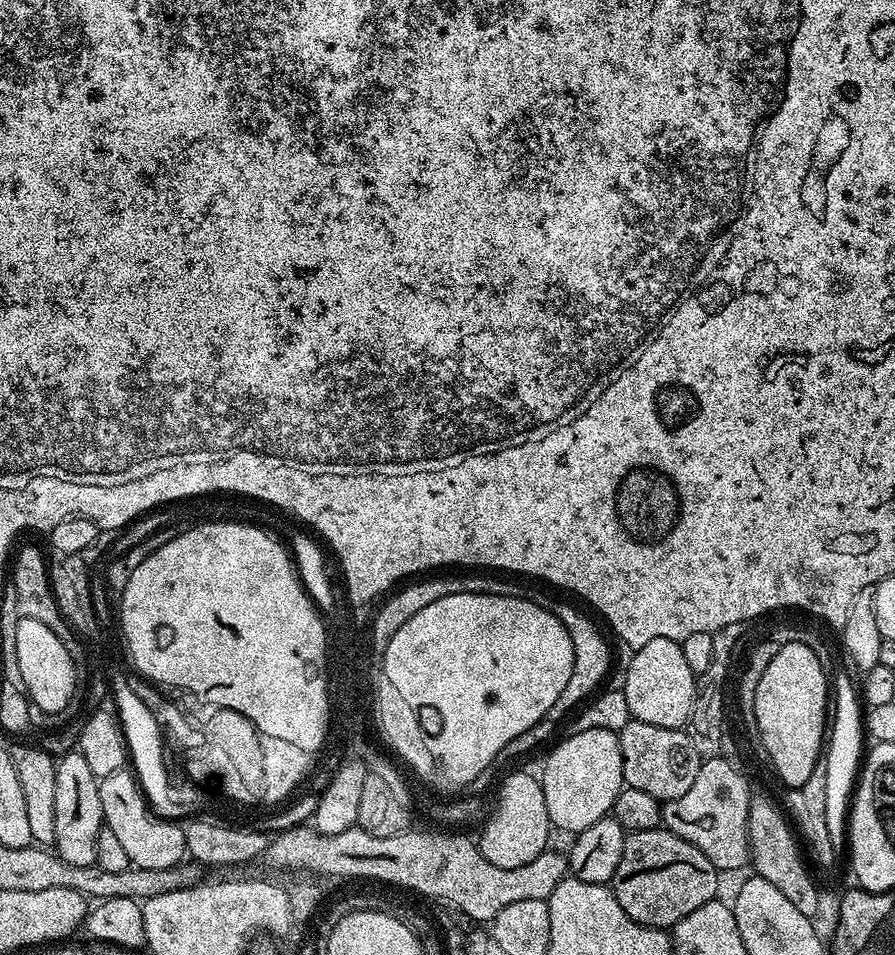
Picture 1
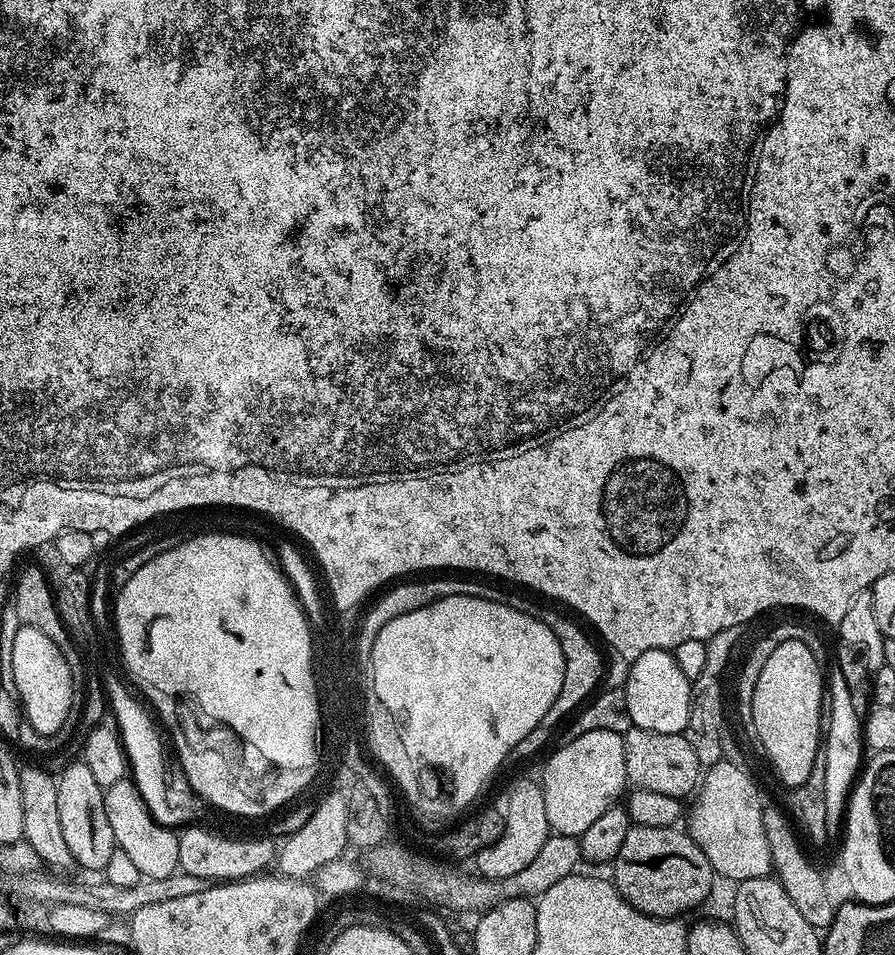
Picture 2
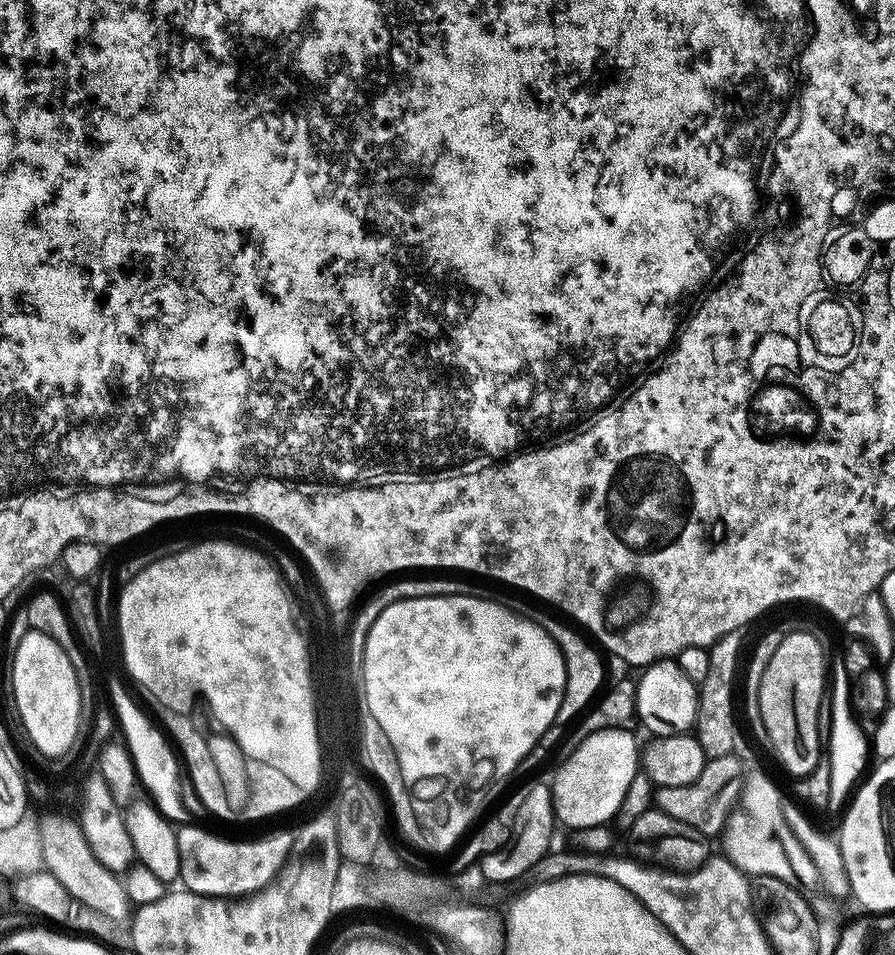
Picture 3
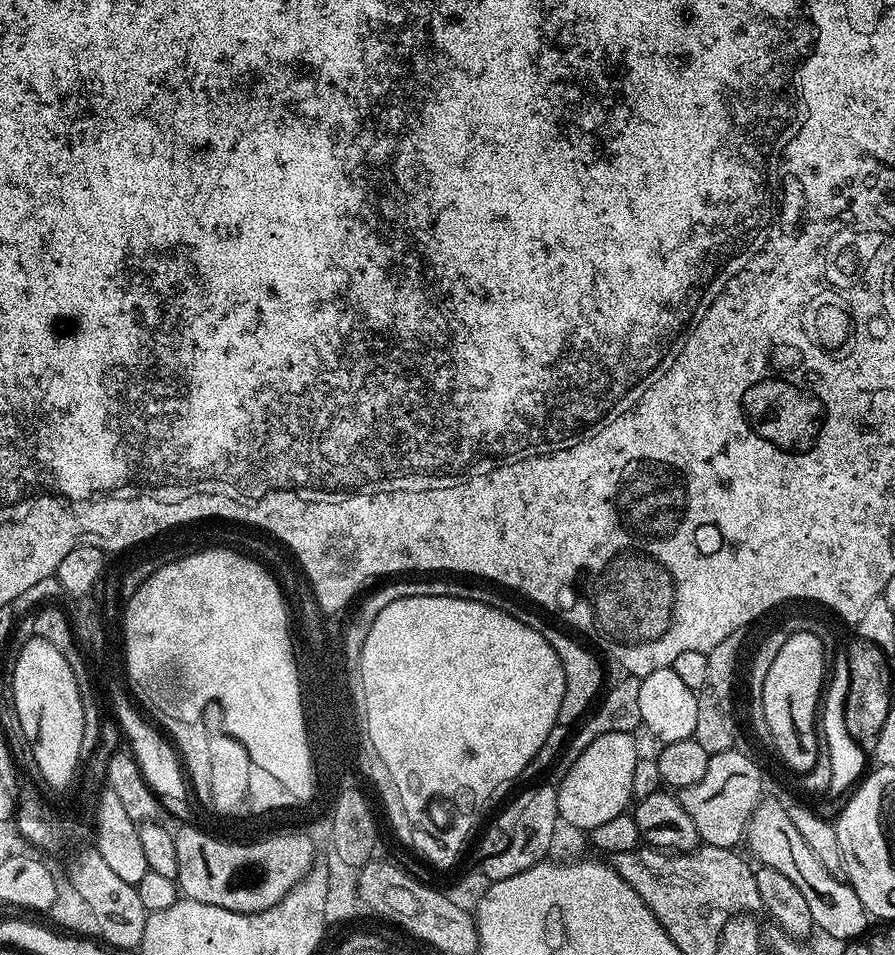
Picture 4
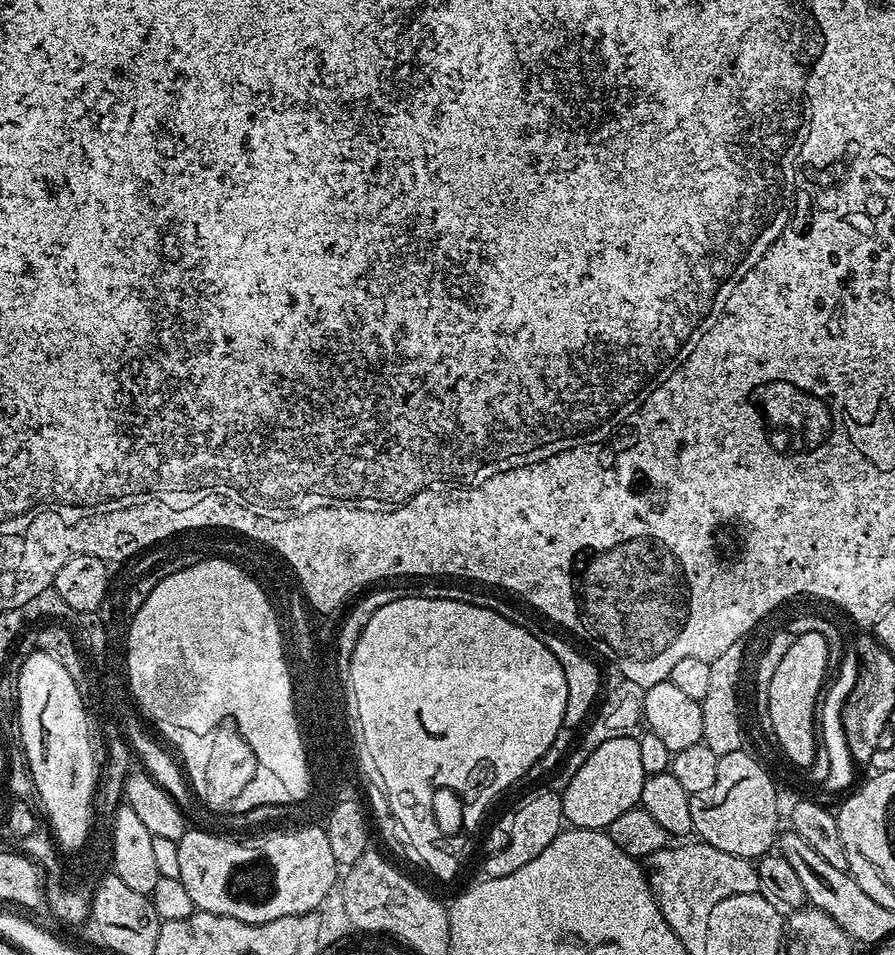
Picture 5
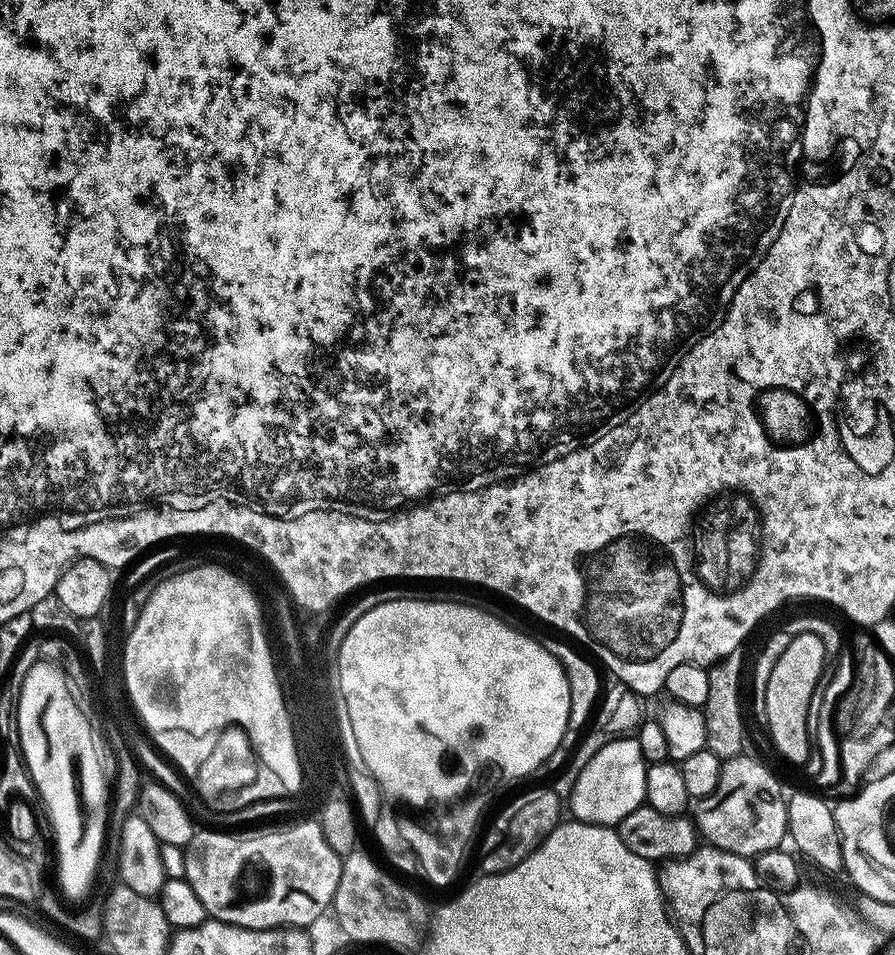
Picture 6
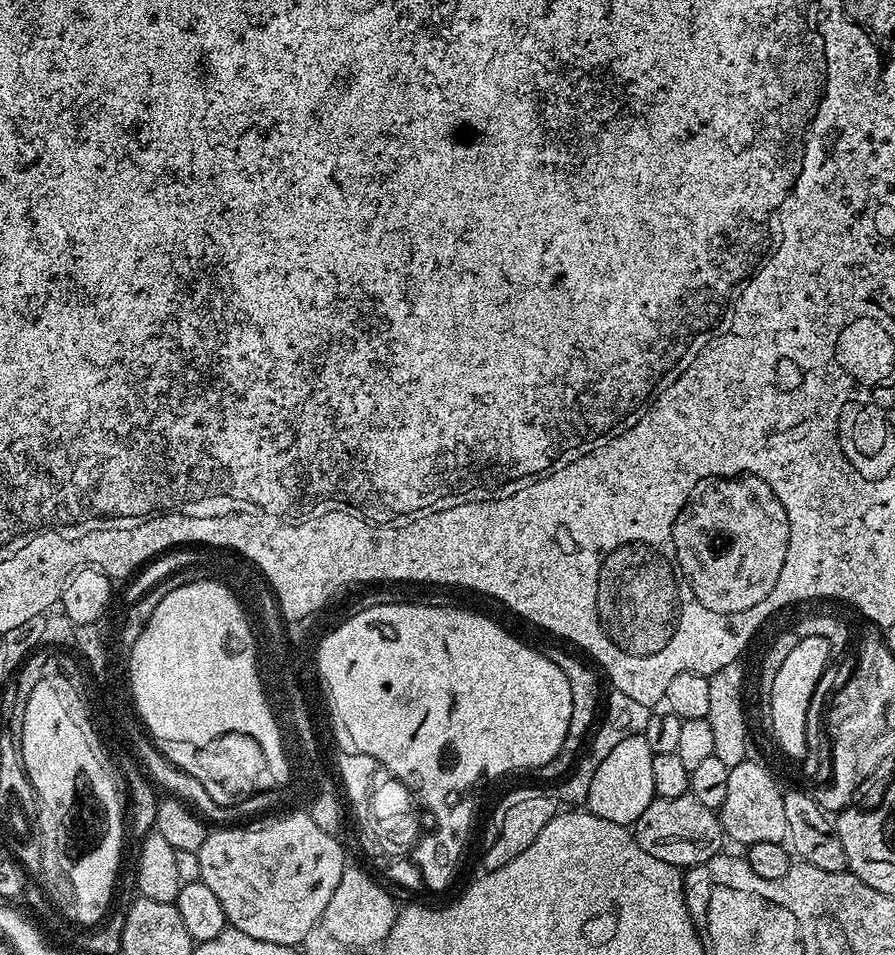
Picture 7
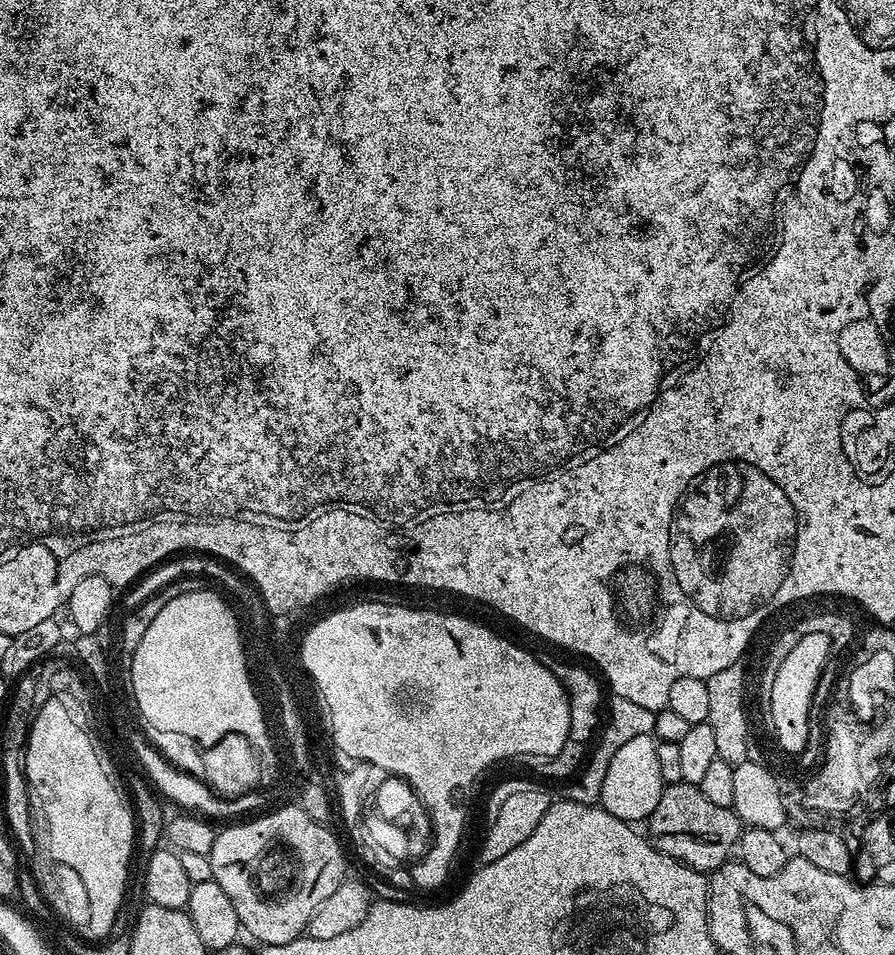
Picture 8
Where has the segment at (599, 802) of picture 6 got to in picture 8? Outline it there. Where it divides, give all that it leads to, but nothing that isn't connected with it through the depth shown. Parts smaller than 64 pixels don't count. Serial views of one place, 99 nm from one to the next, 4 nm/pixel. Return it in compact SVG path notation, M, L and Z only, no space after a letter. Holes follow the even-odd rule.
M638 734L638 738L630 738L610 758L610 766L606 766L606 774L602 778L599 807L605 808L614 818L629 822L647 821L649 814L658 806L658 798L662 798L666 787L662 778L662 770L658 767L657 741L652 736Z

